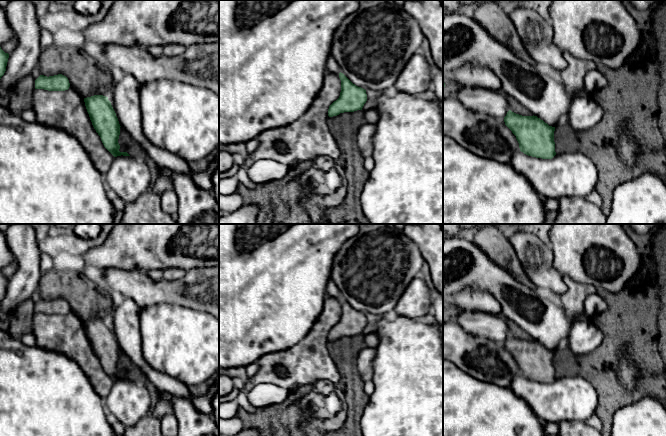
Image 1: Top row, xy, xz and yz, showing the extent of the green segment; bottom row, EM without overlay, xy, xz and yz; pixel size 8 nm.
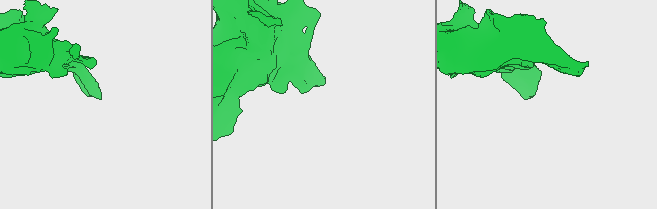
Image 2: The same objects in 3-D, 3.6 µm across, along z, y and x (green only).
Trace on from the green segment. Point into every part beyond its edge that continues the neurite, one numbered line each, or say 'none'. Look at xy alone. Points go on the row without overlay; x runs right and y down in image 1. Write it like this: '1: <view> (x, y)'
none

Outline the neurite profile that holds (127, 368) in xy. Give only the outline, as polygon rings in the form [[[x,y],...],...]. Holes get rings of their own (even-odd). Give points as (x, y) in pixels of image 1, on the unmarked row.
[[[120,351],[118,367],[120,369],[120,376],[127,376],[130,380],[137,378],[140,381],[145,381],[145,375],[138,367],[136,367],[132,363],[129,357],[122,351]]]

